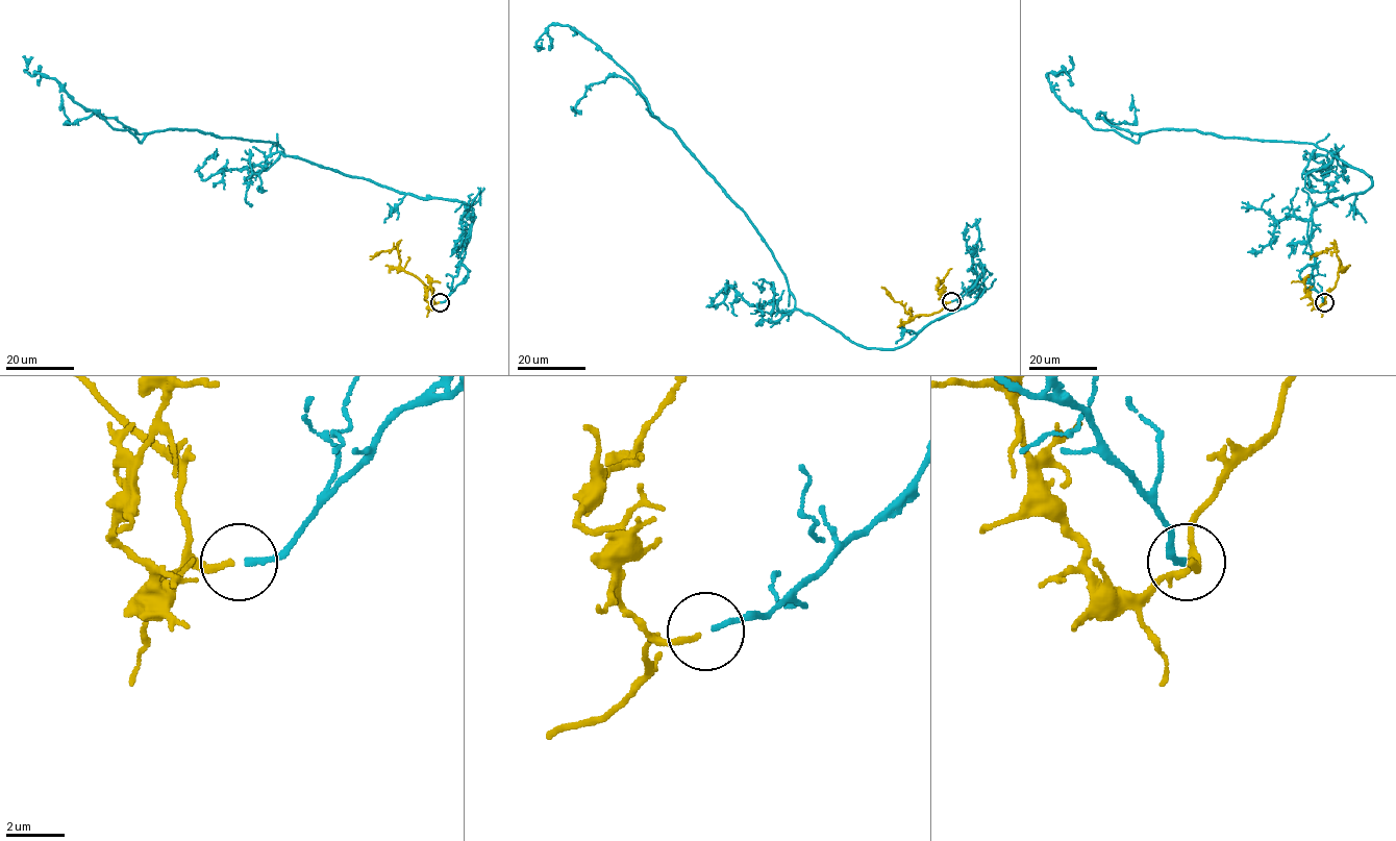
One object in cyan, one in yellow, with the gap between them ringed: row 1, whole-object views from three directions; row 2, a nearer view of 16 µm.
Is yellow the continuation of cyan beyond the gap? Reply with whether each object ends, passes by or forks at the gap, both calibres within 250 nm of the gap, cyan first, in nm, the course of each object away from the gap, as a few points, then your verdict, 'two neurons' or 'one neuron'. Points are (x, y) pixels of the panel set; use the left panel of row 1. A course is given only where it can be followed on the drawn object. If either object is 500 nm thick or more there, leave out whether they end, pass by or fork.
cyan ends there; yellow ends there; 190 nm thick on the cyan side, 200 nm on the other; cyan runs (440, 302), (467, 277), (468, 205), (399, 194), (274, 143), (166, 129), (141, 143), (25, 72), (23, 56); yellow runs (439, 302), (433, 300), (432, 292), (399, 265), (395, 248), (376, 253), (370, 258); one neuron

